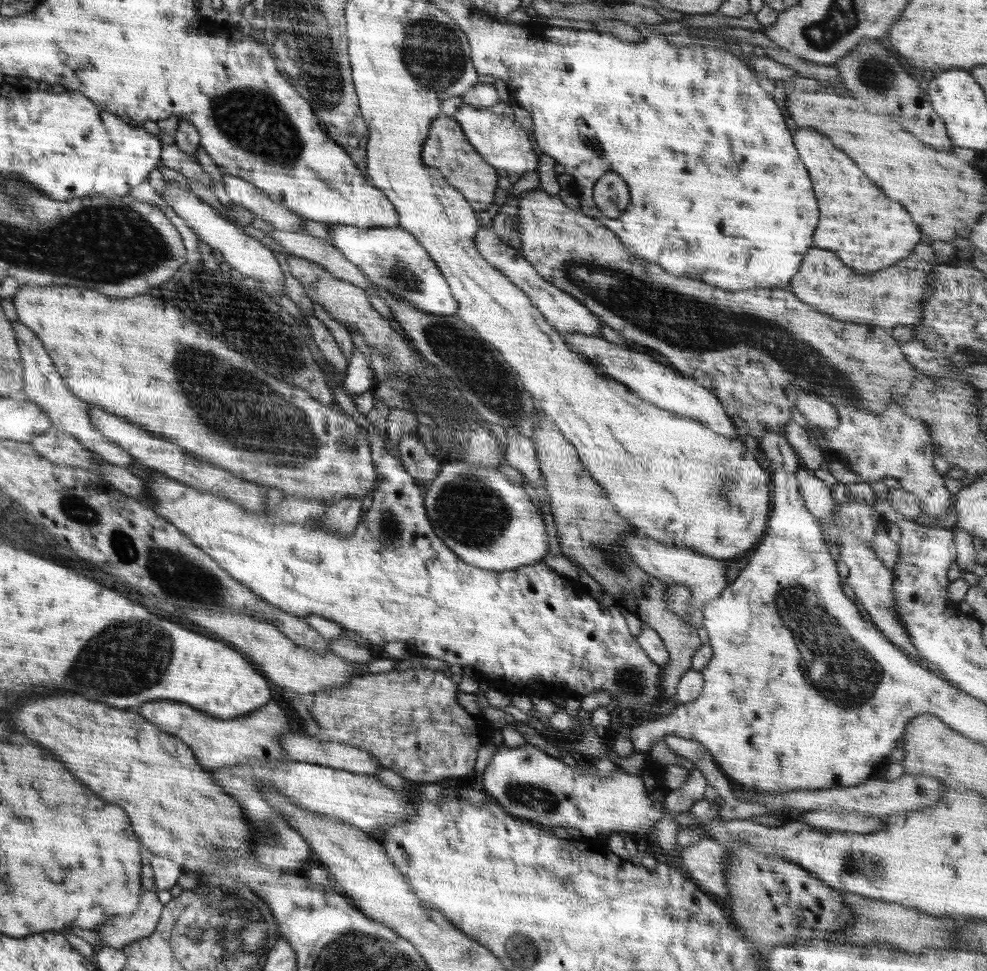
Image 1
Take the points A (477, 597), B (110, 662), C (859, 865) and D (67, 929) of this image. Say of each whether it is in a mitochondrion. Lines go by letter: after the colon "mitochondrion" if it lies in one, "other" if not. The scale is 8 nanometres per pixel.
A: other
B: mitochondrion
C: mitochondrion
D: other

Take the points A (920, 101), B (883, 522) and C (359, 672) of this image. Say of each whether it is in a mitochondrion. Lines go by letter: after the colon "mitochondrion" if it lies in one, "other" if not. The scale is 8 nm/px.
A: other
B: other
C: other

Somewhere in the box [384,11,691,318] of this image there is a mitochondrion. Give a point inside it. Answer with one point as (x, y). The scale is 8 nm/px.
(432, 52)

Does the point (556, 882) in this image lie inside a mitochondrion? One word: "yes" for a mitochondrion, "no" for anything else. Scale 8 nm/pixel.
no

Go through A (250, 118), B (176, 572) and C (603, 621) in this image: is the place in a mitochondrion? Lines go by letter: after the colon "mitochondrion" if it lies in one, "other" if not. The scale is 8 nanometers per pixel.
A: mitochondrion
B: mitochondrion
C: other

